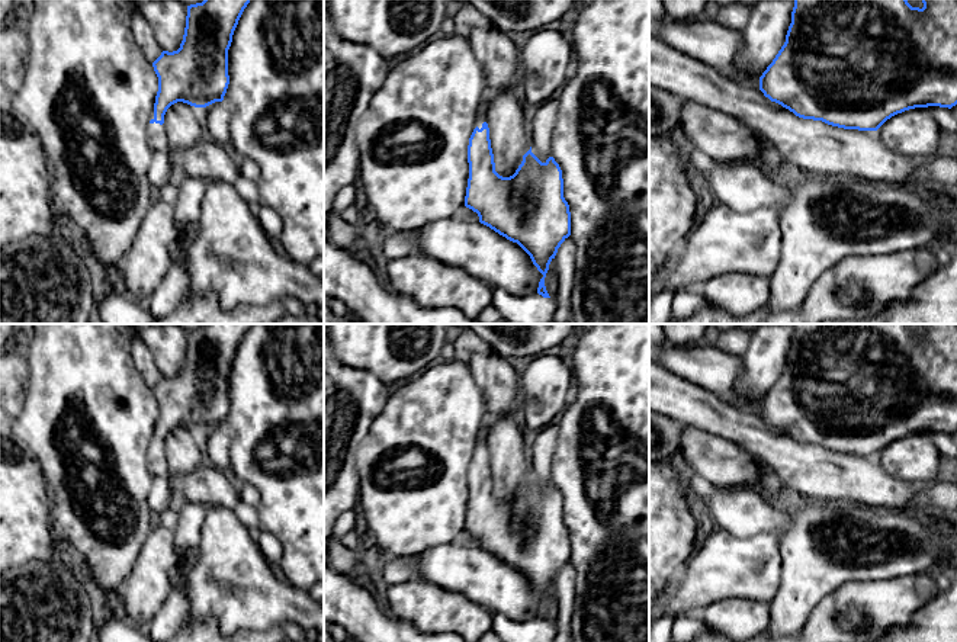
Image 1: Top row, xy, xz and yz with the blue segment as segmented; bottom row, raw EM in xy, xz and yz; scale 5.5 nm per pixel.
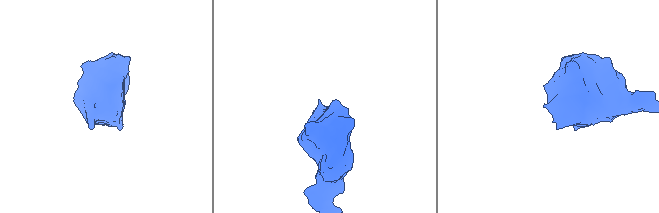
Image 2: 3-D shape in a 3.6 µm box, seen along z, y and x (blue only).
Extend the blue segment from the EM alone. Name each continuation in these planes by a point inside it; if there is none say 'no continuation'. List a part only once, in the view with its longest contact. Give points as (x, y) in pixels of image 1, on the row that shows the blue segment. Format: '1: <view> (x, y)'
1: xy (156, 138)

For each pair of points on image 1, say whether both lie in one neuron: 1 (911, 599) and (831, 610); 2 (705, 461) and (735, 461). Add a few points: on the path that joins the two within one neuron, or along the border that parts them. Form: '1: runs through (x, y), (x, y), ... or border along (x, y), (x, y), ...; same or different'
1: runs through (890, 599), (851, 599); same
2: runs through (712, 461), (728, 461); same

